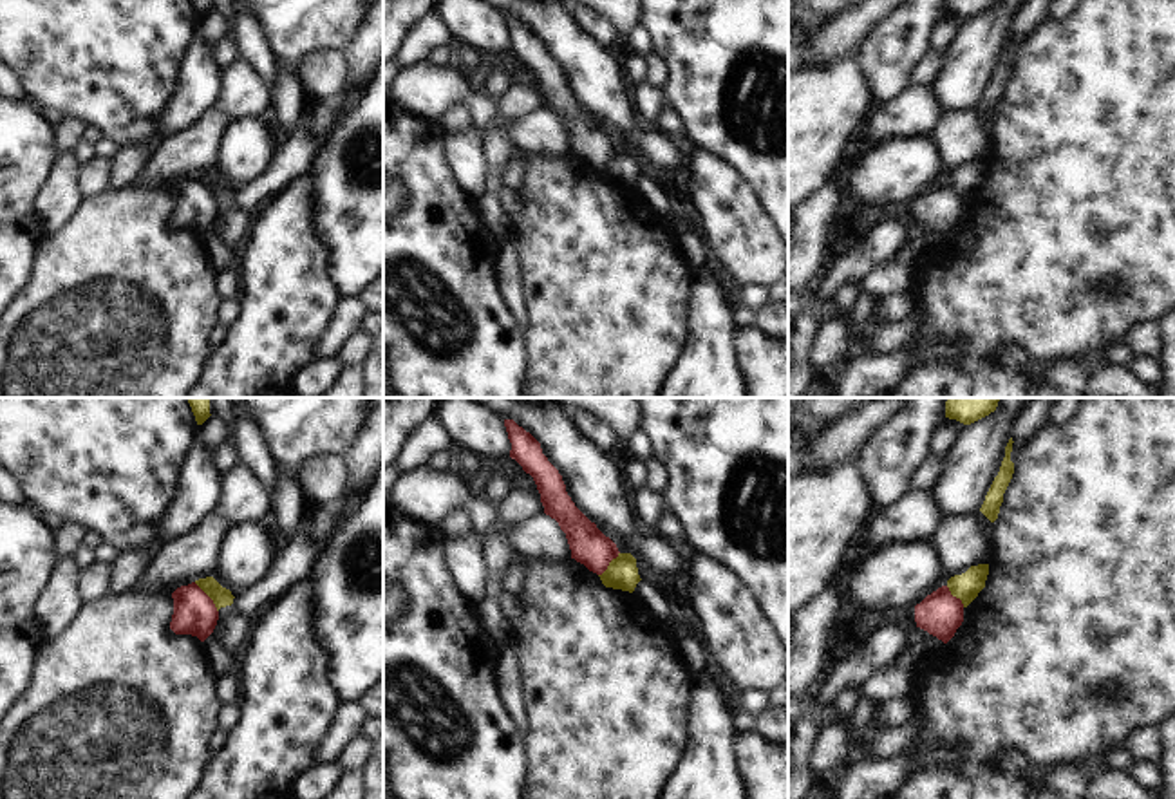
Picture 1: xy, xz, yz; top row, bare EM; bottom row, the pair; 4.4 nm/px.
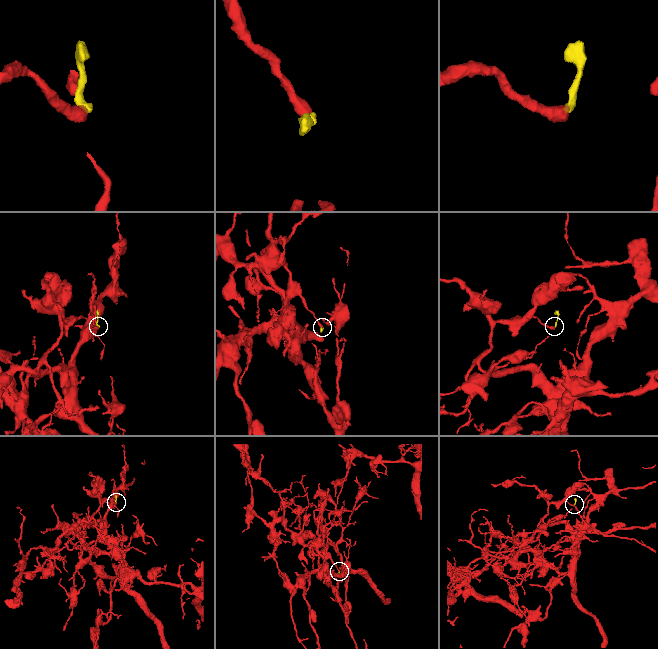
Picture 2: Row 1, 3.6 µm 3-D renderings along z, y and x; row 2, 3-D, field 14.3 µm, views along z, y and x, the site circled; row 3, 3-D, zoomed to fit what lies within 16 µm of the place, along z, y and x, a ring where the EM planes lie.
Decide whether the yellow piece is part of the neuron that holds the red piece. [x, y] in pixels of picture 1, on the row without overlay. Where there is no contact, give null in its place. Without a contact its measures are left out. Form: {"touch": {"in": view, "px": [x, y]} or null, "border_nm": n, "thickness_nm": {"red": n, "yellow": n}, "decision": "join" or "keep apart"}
{"touch": {"in": "xy", "px": [208, 192]}, "border_nm": 170, "thickness_nm": {"red": 190, "yellow": 90}, "decision": "keep apart"}

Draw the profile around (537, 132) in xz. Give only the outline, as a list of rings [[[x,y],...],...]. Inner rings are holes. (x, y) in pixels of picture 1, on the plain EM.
[[[546,108],[533,110],[506,127],[508,141],[524,154],[568,157],[571,145],[559,118]]]

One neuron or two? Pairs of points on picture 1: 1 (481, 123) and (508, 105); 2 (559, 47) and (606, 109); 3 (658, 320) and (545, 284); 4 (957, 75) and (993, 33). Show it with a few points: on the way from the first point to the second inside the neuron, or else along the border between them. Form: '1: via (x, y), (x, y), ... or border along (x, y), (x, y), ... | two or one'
1: border along (496, 102), (494, 122), (481, 132) | two
2: via (573, 62), (599, 87), (601, 94) | one
3: via (629, 320), (624, 320), (588, 284), (573, 284) | one
4: via (968, 64), (982, 44) | one

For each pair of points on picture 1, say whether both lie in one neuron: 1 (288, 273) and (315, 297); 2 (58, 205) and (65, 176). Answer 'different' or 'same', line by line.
1: same
2: same

